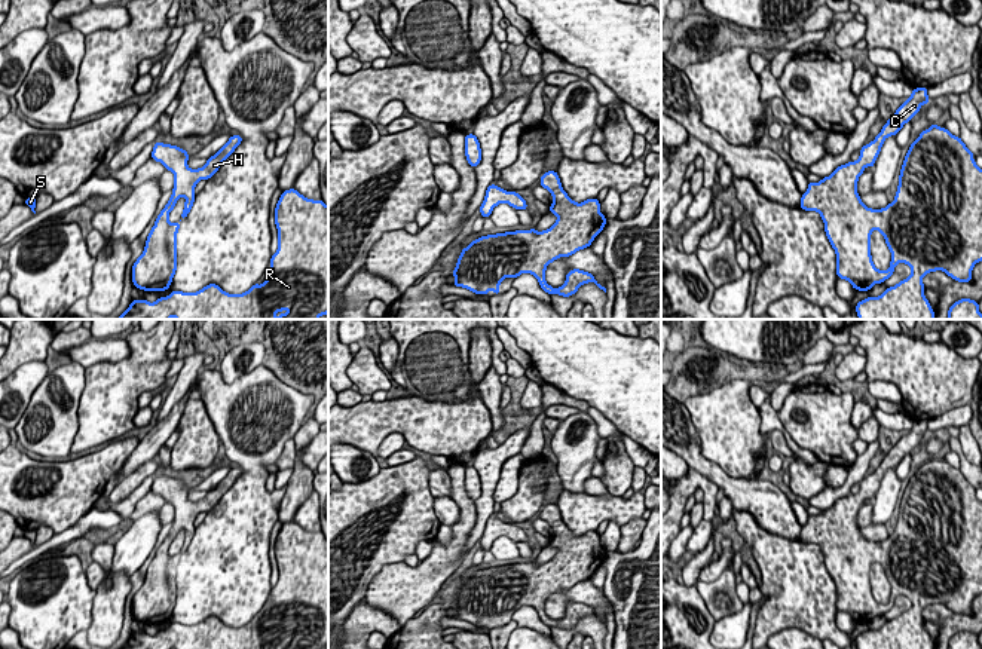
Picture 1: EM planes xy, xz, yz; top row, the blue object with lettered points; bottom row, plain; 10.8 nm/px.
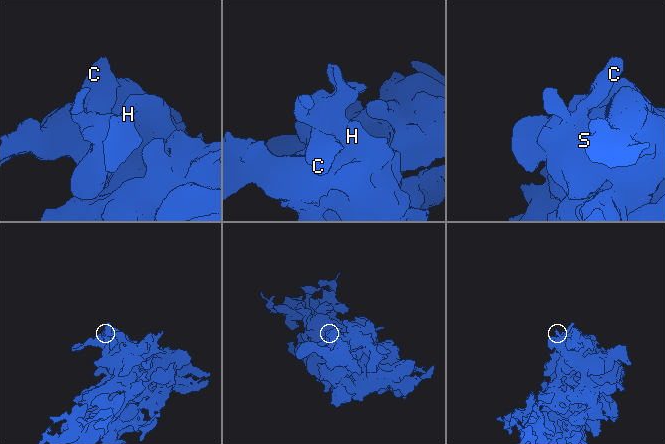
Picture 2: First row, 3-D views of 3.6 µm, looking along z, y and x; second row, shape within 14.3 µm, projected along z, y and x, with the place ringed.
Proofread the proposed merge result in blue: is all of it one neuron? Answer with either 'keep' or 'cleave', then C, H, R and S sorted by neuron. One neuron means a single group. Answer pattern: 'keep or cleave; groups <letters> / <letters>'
keep; groups C H R S

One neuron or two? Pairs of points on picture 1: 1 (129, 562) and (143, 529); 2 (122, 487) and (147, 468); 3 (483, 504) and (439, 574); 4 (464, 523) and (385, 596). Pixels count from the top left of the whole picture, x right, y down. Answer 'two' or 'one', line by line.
1: one
2: one
3: two
4: one

